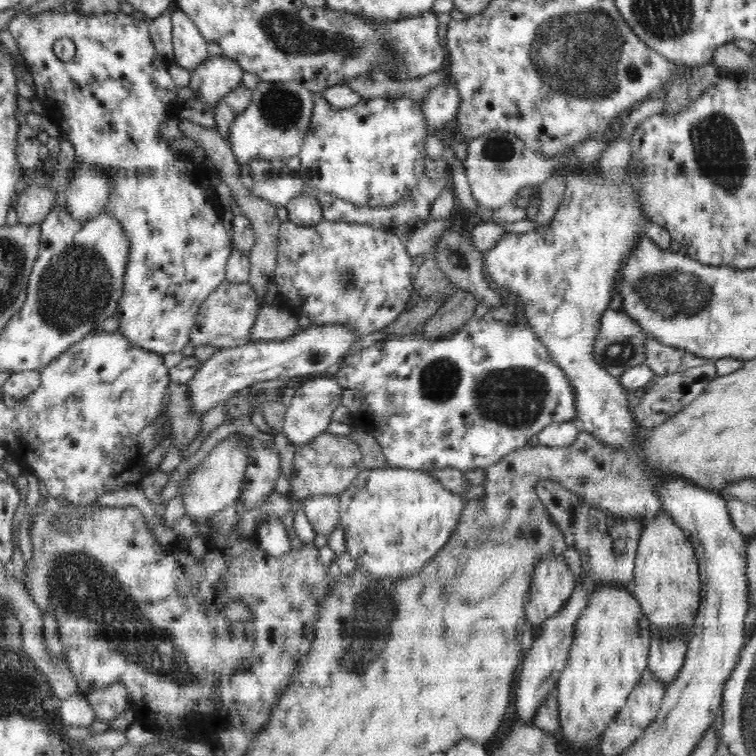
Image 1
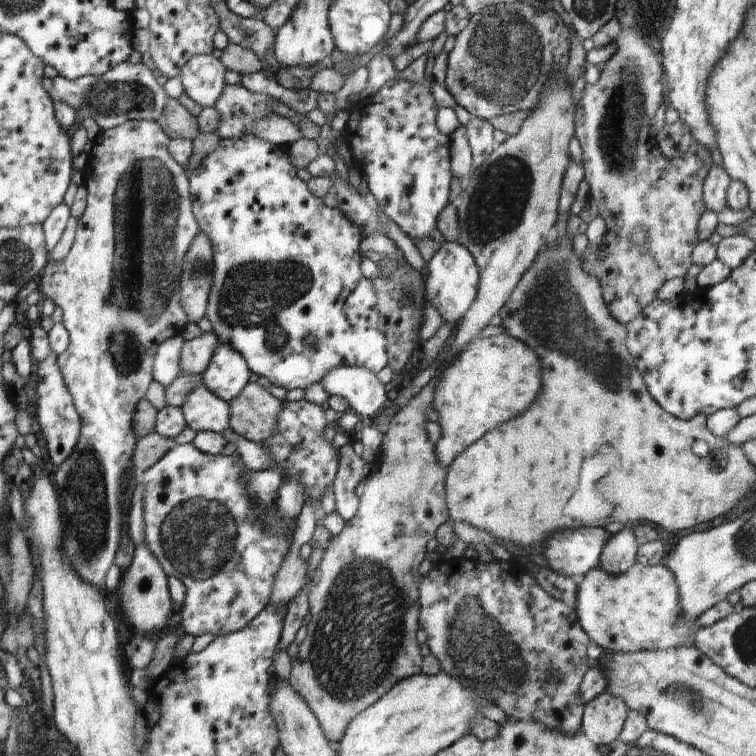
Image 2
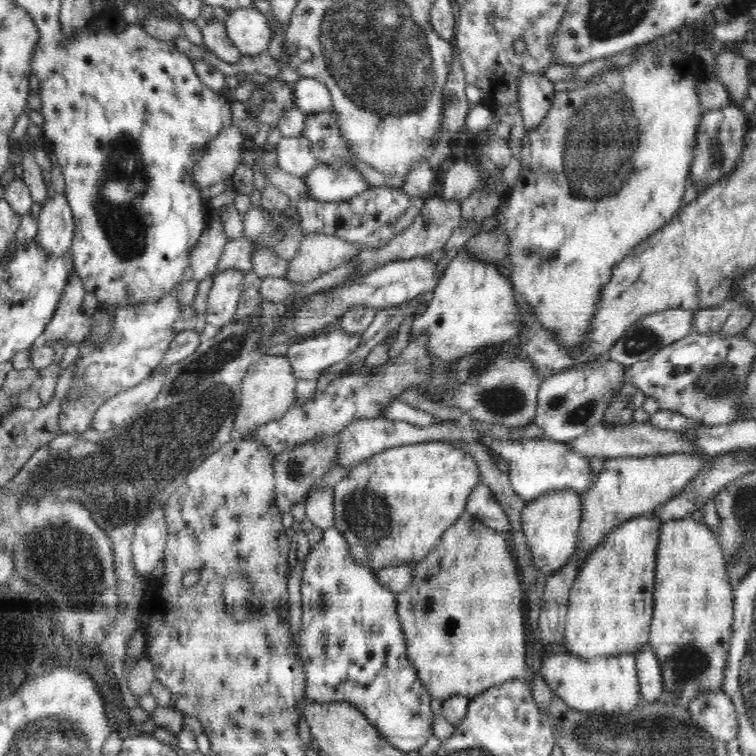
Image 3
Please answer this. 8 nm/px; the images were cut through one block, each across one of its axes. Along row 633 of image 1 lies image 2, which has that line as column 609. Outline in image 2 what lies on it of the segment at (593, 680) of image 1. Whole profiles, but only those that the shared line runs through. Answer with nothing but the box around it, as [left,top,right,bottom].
[575,563,695,653]

